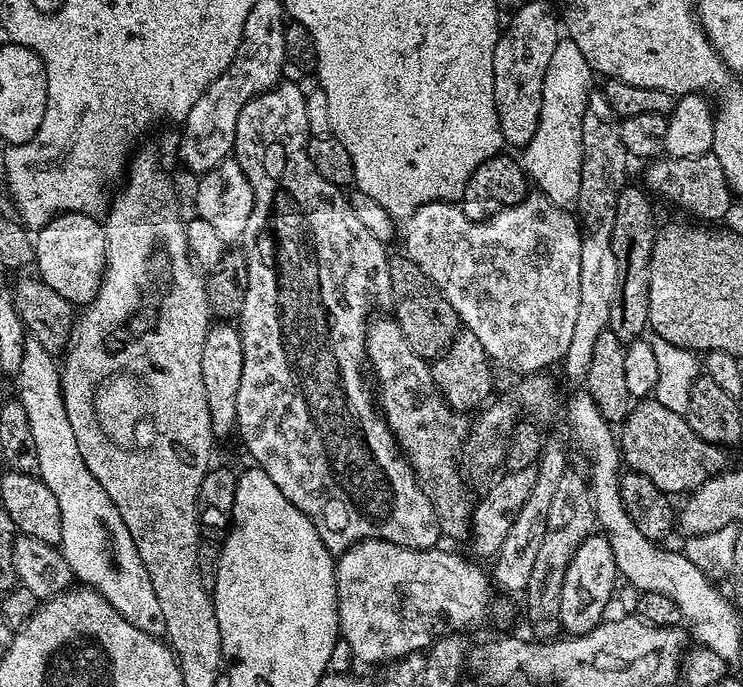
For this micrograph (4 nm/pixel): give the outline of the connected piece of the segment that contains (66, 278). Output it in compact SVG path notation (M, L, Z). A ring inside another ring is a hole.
M62 212L35 233L35 261L39 279L73 306L87 306L98 294L108 265L104 225L87 212Z

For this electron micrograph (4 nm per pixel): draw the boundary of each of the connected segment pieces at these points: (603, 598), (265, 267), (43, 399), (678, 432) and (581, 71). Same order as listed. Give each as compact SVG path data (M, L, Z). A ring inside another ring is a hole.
M588 535L574 550L569 565L566 566L565 578L562 579L560 626L568 636L585 636L605 619L604 611L612 600L616 580L618 581L616 563L607 536Z
M281 82L276 87L264 92L261 96L255 96L250 102L246 102L246 106L242 106L242 114L238 114L238 130L236 131L236 146L234 149L234 159L238 166L242 168L242 173L245 174L246 180L253 188L253 210L250 211L249 222L246 223L246 230L242 237L242 251L246 258L246 266L248 267L248 285L246 286L246 306L242 306L238 317L238 327L240 329L240 337L242 338L242 350L244 351L244 361L242 362L242 382L238 386L238 414L236 415L236 427L238 429L238 436L244 439L244 448L257 460L259 471L264 472L270 478L270 482L274 486L278 486L281 496L285 496L289 504L294 505L298 510L302 510L302 514L306 514L312 520L312 528L318 530L318 538L322 538L323 544L328 547L328 551L333 554L345 552L347 548L352 547L353 544L358 544L362 540L388 540L392 544L397 544L403 548L435 548L442 540L442 533L440 530L440 522L436 519L436 507L432 505L432 497L426 491L425 485L418 479L413 465L409 464L407 459L402 455L395 438L392 436L388 424L384 421L383 415L378 411L377 401L374 399L374 392L364 385L364 372L360 367L365 367L366 353L364 351L364 343L368 337L368 325L370 323L370 315L368 311L372 308L372 303L375 302L376 296L384 296L384 298L391 297L390 290L390 266L388 261L390 259L390 252L387 252L385 241L374 238L374 234L370 234L370 230L366 230L366 226L362 226L358 216L354 214L349 197L345 195L339 188L335 188L330 182L326 182L326 178L322 178L322 174L318 174L318 170L314 170L314 162L310 162L310 154L308 153L308 141L310 139L310 131L308 132L308 103L309 97L302 94L299 83Z
M28 338L24 341L21 366L14 373L18 399L26 406L30 426L34 429L34 442L38 445L39 479L58 498L58 510L62 510L62 538L58 545L70 566L73 577L81 585L95 588L138 630L146 630L151 636L164 636L162 609L154 598L154 586L142 566L142 558L122 522L122 514L110 500L110 494L96 481L78 448L74 438L74 426L66 414L64 393L60 391L60 368L53 353L43 348L42 342Z
M655 398L641 399L621 423L618 444L623 463L633 472L645 474L669 494L692 492L710 477L727 469L727 452L721 445L706 442L691 430L685 415L660 404Z
M560 39L556 43L554 58L550 58L550 66L546 70L540 125L528 147L523 149L522 163L531 183L561 206L575 205L578 198L580 171L584 157L582 118L589 91L593 87L592 79L594 79L594 73L586 58L582 58L582 50L578 50L578 46L574 46L572 40Z

